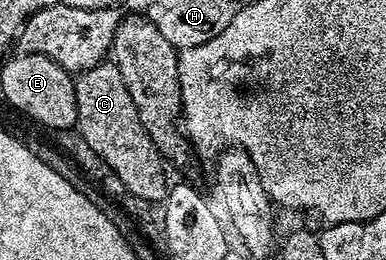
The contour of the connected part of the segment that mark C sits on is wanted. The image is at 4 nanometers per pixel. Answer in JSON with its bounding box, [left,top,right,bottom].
[74,63,168,202]

